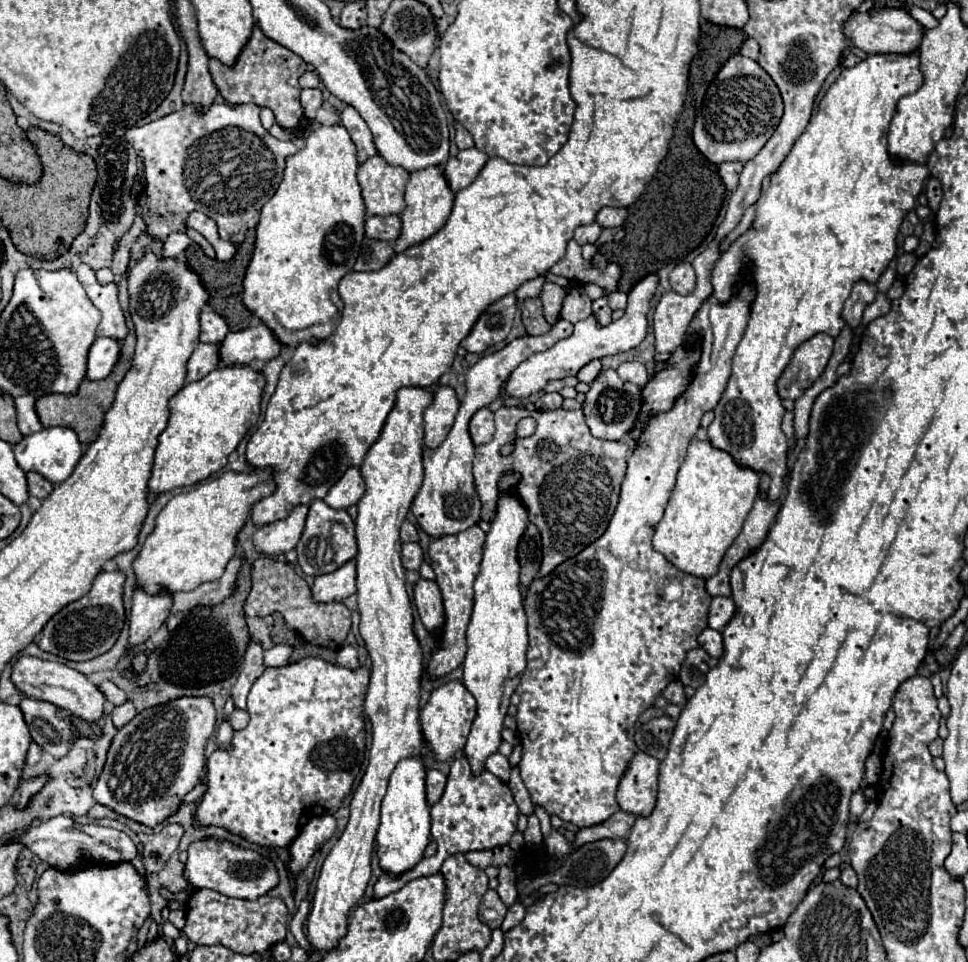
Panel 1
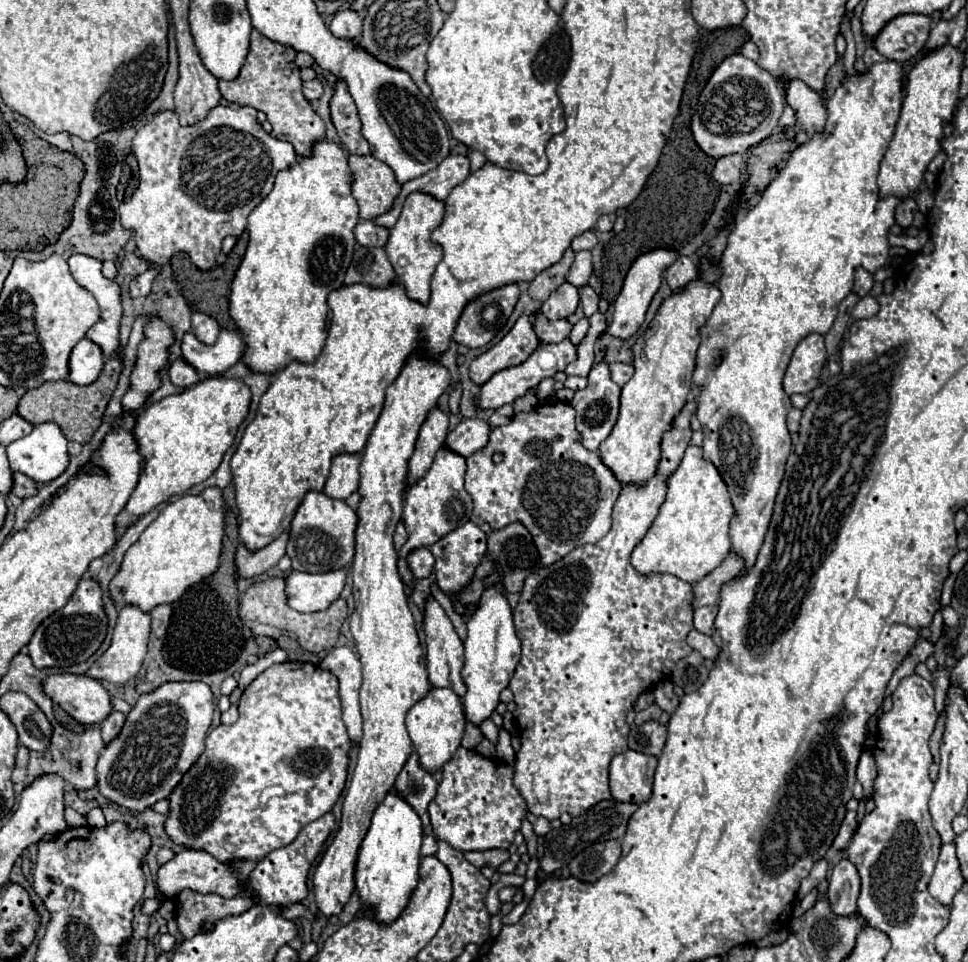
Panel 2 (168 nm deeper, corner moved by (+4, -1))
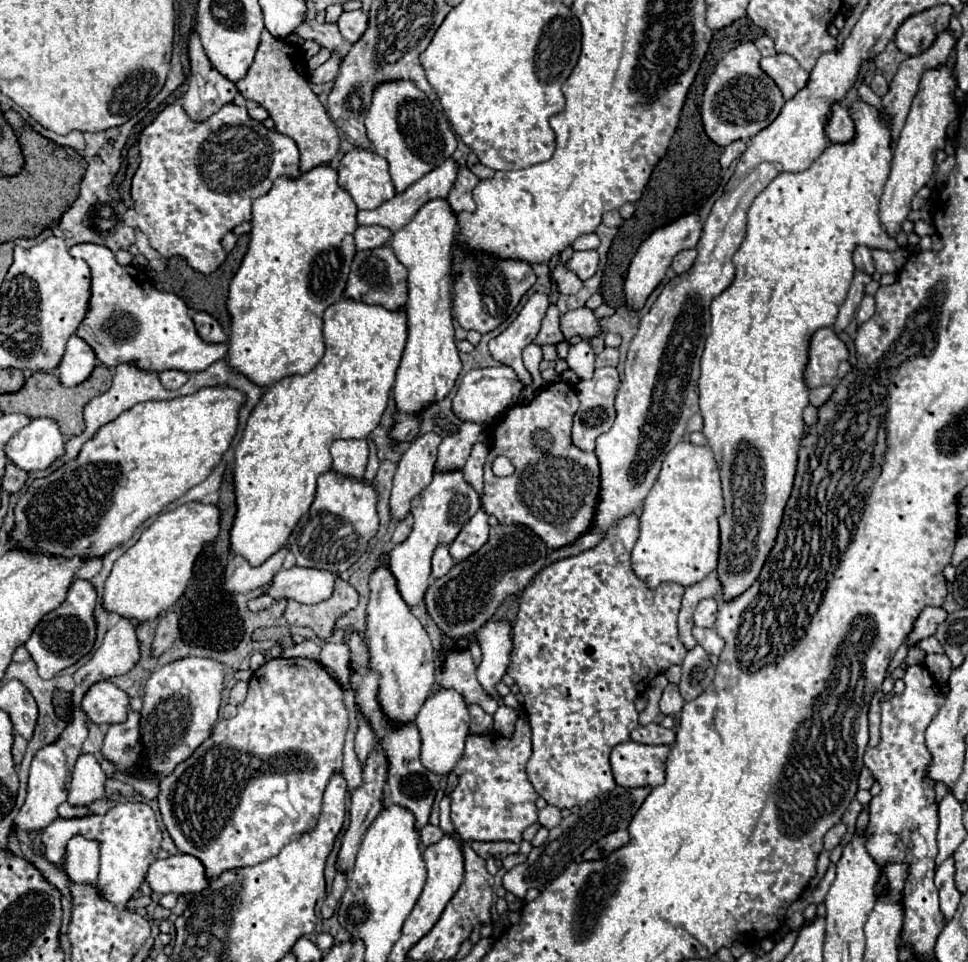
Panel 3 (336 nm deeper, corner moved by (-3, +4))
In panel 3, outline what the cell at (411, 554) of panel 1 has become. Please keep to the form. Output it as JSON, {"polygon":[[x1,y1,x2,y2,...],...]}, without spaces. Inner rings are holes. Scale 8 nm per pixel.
{"polygon":[[438,547,432,557,432,577,438,579,438,577,446,575,452,569,452,565,454,565,454,561,448,553,448,547]]}

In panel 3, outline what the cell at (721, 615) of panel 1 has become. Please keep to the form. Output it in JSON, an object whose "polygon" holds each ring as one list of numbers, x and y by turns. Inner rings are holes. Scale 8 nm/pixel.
{"polygon":[[714,599,700,601,700,605,694,611,694,623,698,627,714,627,714,623,716,623,716,611,718,611,718,605,716,605]]}

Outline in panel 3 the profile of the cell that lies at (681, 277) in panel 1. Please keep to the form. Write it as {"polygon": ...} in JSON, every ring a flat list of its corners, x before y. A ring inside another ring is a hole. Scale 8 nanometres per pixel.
{"polygon":[[696,249,680,251,680,253,674,257,672,269,676,271,676,275,682,275,682,273,686,273,686,271,688,271,688,269,694,265,694,259,696,259]]}

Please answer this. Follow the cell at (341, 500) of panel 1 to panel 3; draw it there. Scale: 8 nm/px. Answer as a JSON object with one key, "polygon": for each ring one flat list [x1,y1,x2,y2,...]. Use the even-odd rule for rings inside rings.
{"polygon":[[348,439,334,441,330,447,334,465,332,469,350,479,362,479,368,463,368,441,366,439]]}

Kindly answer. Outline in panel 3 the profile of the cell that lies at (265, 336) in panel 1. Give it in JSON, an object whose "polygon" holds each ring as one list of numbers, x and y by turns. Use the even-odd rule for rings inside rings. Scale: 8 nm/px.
{"polygon":[[82,243,74,245,70,255,84,259,92,271,90,309,76,335,94,349,98,361,102,361,106,367,134,361,140,369,148,371,178,369,198,373,226,357,228,343,212,345,200,341,194,321,188,315,188,307,178,295,156,291,148,277,144,273,140,275,130,265,120,267,108,247]]}

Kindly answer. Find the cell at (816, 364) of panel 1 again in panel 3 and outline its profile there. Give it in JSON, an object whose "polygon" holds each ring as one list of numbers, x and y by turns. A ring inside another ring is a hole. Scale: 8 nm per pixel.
{"polygon":[[826,327,818,329,810,339,808,363,804,369,804,381,810,389,832,383,838,365,848,359,846,345,836,337,836,333]]}

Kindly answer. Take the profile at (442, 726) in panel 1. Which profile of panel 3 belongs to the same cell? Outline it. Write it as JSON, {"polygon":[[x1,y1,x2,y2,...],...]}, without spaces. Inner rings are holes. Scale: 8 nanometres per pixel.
{"polygon":[[454,689,434,691,416,715,416,727,422,737,422,765,438,775,446,775,454,769,456,761,464,753,464,739,470,729,470,715,464,699]]}

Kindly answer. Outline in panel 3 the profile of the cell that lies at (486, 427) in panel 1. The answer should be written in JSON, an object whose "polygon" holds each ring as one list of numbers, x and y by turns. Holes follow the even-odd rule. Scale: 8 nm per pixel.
{"polygon":[[464,421,456,433,446,435,438,447,438,461,436,471,450,471,450,469,462,469,474,443,488,441,486,427,480,423]]}

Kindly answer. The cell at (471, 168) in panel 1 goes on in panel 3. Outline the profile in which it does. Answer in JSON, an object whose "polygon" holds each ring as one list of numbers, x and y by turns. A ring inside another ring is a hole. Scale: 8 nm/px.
{"polygon":[[450,157,448,161,444,161,440,167,436,167,434,171,426,173,422,179,418,179,416,183,412,183,404,193,396,193,390,201,382,203,378,209,372,209,372,211,358,211,358,225,380,225,380,227,386,227,390,229,392,233,396,233,398,229,402,229,414,215,416,211,430,199,438,199,438,197,446,197,448,195,448,189,452,189,454,181,456,181,456,169,458,169,458,163]]}

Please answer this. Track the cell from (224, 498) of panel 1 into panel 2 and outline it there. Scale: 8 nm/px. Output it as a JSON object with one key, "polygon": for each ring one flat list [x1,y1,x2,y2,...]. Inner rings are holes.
{"polygon":[[207,488,197,496,185,494,167,504,139,540,125,552,119,572,109,584,113,604,137,606,151,612,159,604,171,604,193,584,217,570,223,542,225,500,219,488]]}

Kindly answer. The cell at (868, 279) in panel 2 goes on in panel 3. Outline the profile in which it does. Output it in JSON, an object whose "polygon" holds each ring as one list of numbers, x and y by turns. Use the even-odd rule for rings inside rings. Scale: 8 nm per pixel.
{"polygon":[[856,247,854,265,856,265,856,269,860,269,860,271,864,271,868,275,874,275,874,271,876,271,874,259,872,259,872,251,868,247]]}

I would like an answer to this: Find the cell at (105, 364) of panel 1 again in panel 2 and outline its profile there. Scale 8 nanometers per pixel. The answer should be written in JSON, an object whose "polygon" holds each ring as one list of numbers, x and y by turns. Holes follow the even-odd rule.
{"polygon":[[87,338,79,340,69,356,69,382,87,386,97,380,97,374,101,374,101,366,105,364,105,358,101,354,99,346,93,346]]}

